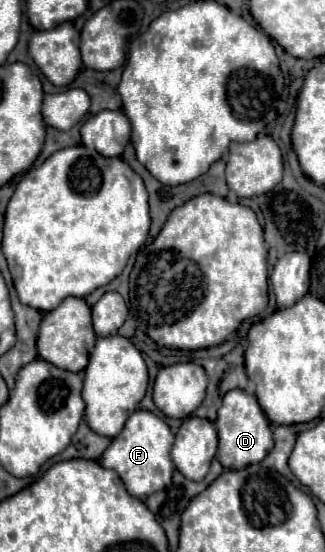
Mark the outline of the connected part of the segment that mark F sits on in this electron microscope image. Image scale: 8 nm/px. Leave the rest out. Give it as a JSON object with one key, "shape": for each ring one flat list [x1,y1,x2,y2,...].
{"shape":[[136,410,124,424,122,432,116,438,112,438,110,446,104,450,100,458,100,464,104,468,116,470,122,482,126,484,126,490,132,496,144,500,146,496,168,486,168,482,172,480,172,472,174,472,170,460,172,442,174,442,174,434,170,432,168,424,162,418,158,418,154,412,148,410]]}

